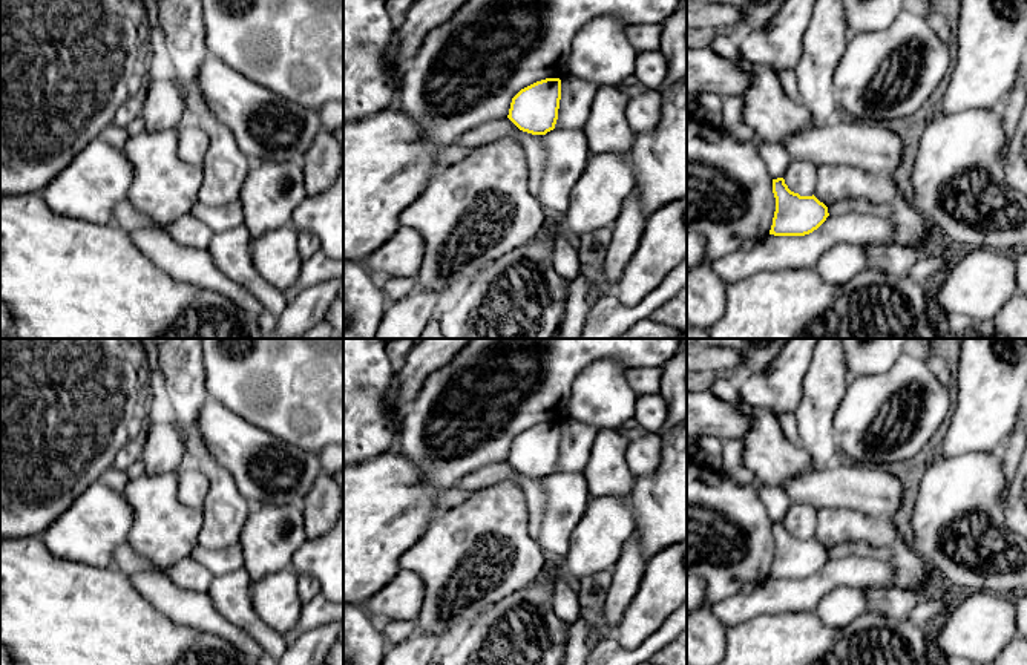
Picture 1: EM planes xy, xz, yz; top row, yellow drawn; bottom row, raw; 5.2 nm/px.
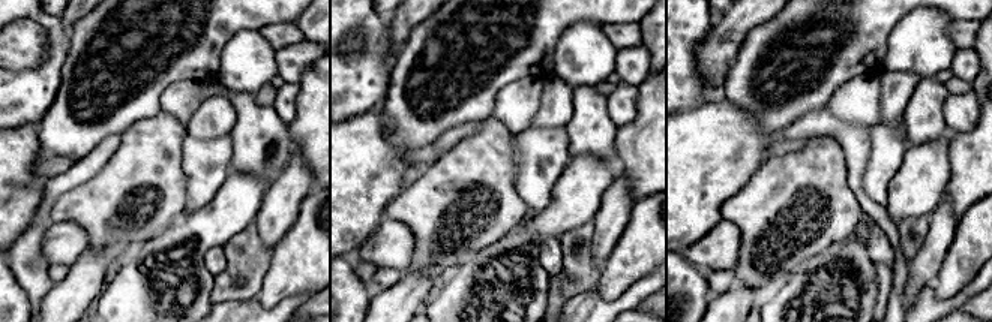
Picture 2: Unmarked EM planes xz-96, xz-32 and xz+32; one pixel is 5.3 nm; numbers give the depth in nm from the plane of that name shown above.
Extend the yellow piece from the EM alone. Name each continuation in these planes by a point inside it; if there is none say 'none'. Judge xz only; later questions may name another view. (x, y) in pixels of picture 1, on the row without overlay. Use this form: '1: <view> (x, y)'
none

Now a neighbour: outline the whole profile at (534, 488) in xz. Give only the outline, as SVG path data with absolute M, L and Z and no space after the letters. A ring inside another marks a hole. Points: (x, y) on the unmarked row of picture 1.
M509 461L489 464L460 480L458 486L474 493L486 486L517 475L524 489L529 510L529 533L533 539L540 538L540 527L546 509L544 478L532 478L520 473Z

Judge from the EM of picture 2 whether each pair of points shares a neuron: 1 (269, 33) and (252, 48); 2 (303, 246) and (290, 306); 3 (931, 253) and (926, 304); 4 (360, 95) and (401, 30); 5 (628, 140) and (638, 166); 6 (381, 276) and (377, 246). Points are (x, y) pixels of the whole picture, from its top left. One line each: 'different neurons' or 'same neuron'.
1: different neurons
2: different neurons
3: different neurons
4: different neurons
5: same neuron
6: different neurons

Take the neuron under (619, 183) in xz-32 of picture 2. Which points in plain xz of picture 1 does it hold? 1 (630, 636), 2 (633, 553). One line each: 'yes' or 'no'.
1: no
2: yes

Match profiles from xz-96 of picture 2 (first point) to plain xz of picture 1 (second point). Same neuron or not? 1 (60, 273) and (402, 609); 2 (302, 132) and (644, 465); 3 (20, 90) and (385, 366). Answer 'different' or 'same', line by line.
1: different
2: different
3: same

